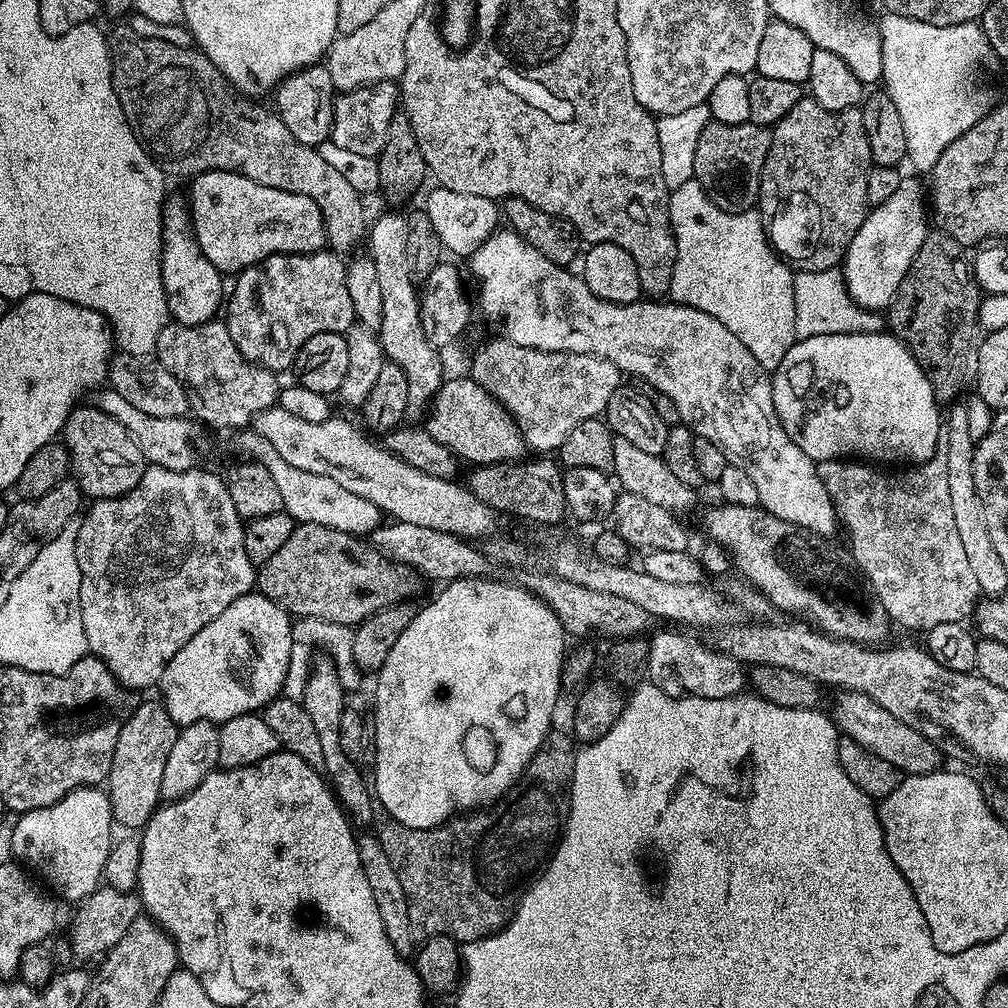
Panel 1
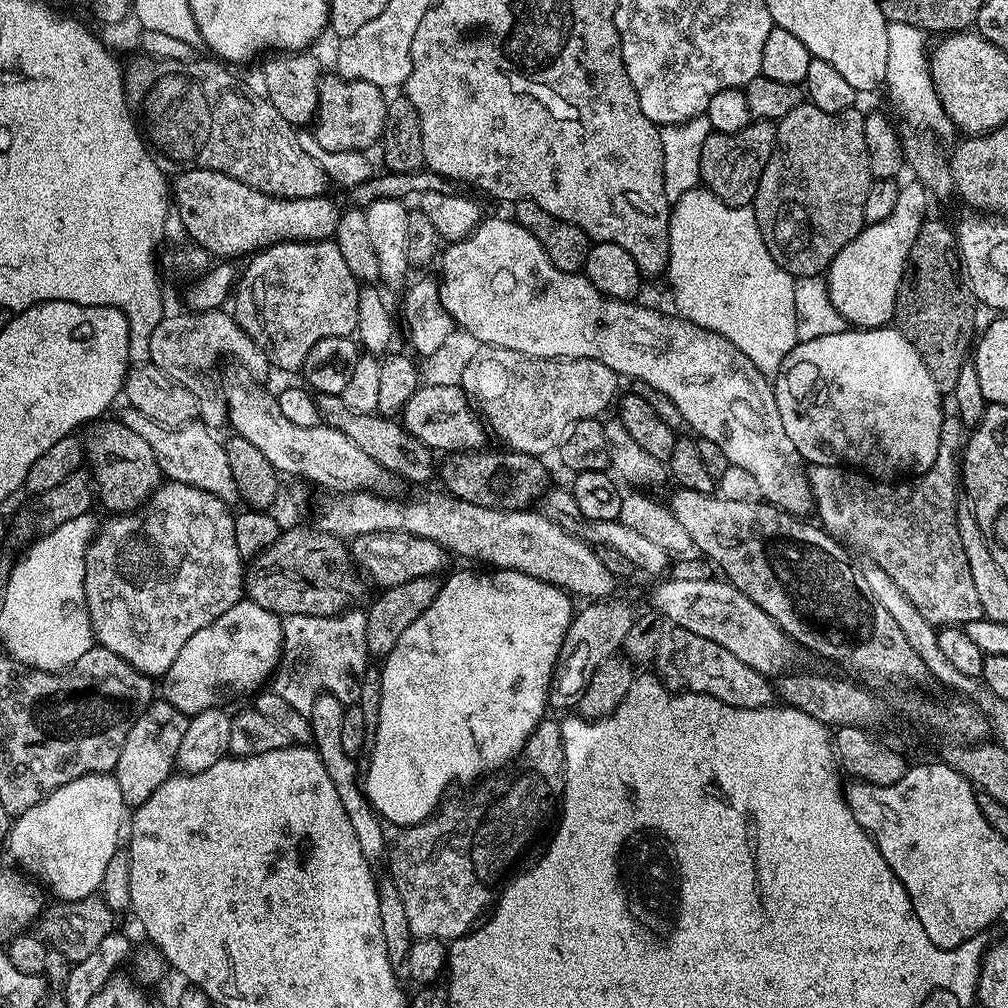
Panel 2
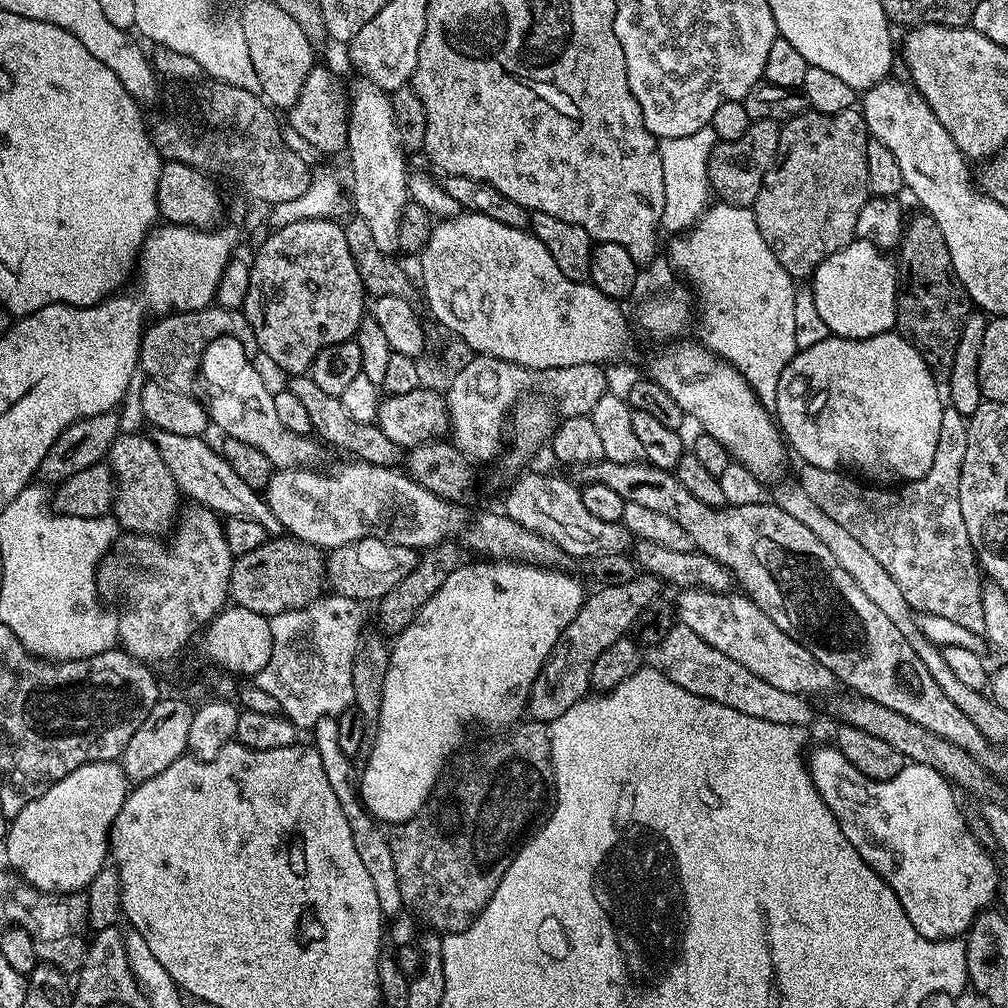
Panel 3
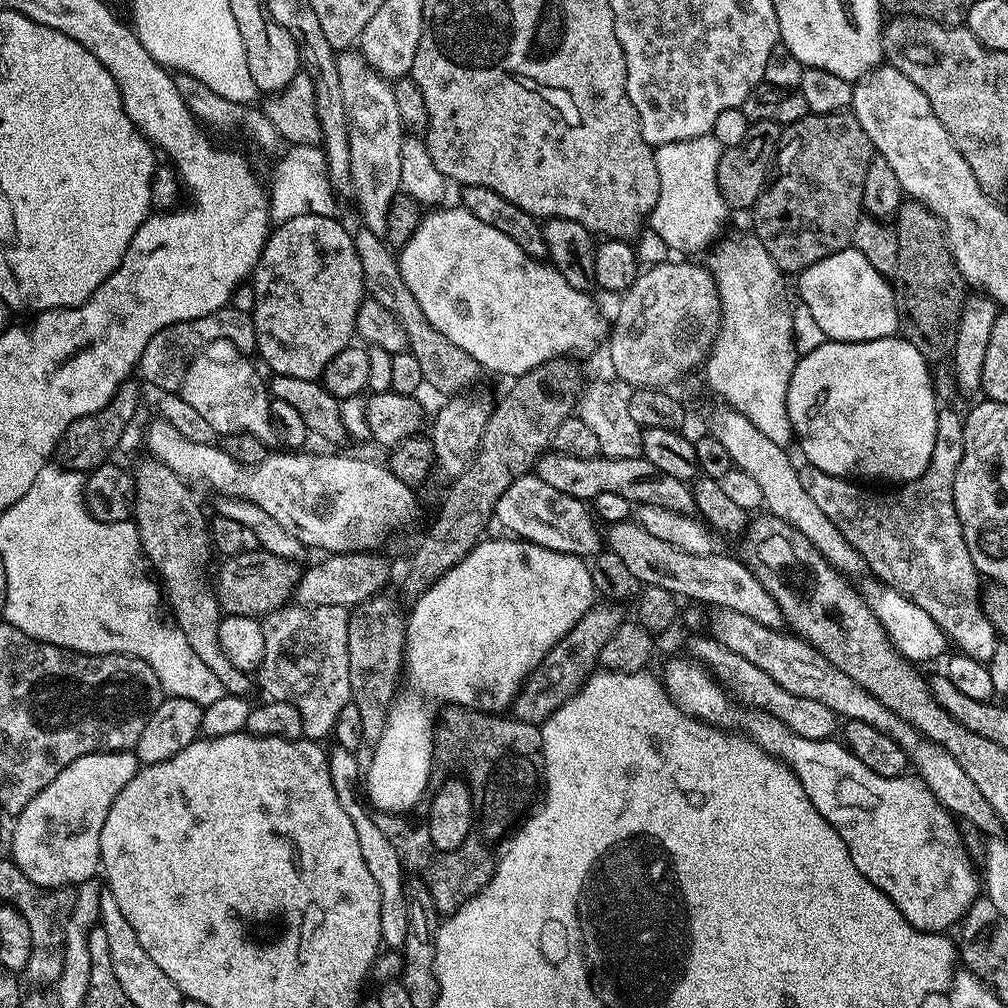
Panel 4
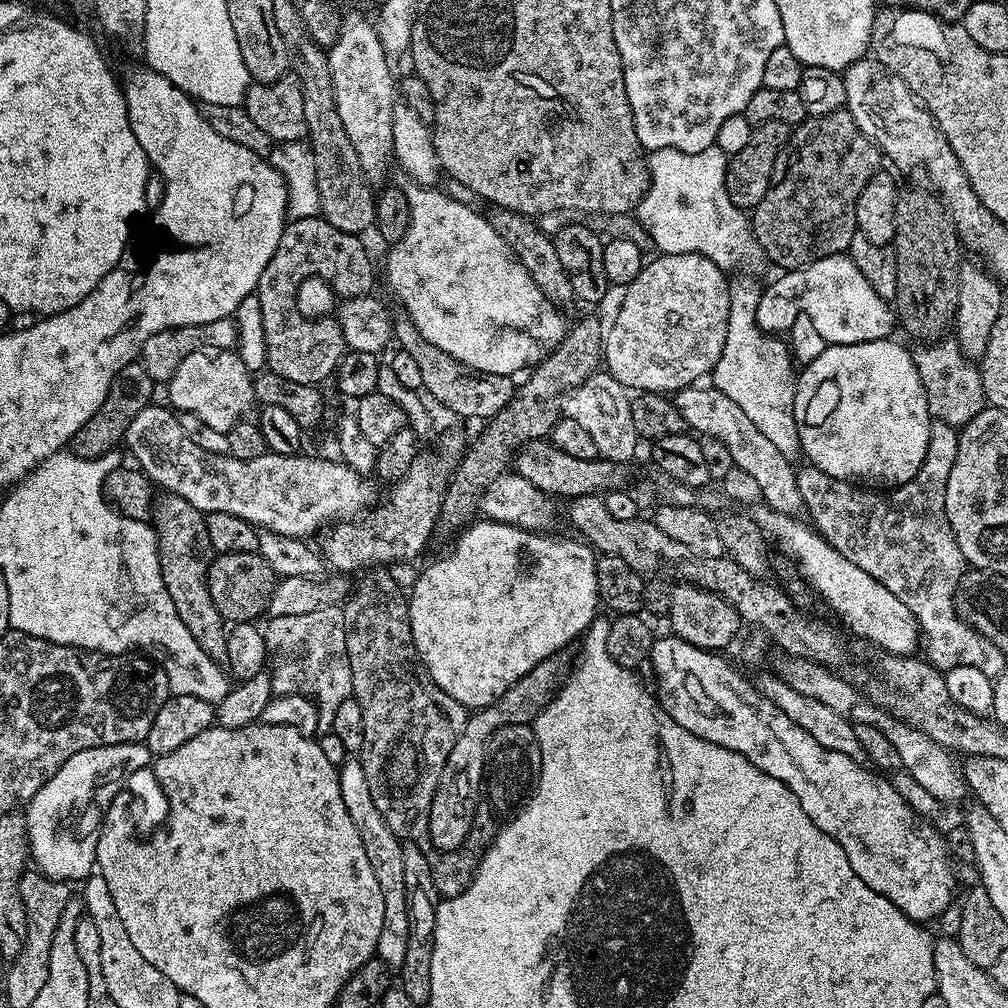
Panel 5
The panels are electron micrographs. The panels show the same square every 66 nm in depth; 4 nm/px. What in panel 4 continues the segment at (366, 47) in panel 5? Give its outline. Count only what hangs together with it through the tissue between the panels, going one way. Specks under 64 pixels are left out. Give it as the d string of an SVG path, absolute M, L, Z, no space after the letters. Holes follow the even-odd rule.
M359 50L341 51L337 55L336 65L338 66L338 82L342 86L342 102L348 119L352 192L360 203L360 216L364 219L363 227L369 232L387 237L390 206L401 191L402 142L406 139L406 129L398 114L398 102L394 102L392 84L378 75Z

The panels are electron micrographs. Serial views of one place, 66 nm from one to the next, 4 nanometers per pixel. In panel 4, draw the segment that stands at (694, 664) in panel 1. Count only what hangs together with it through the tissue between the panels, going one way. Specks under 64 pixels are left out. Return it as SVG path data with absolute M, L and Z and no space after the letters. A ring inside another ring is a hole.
M711 635L696 636L688 644L687 655L695 660L697 664L703 664L721 684L724 685L724 691L731 694L741 705L749 708L760 708L766 714L772 714L794 734L802 738L811 740L826 740L833 735L832 732L838 723L838 717L835 712L830 710L830 706L822 706L822 702L814 702L814 698L802 698L799 694L790 694L770 674L758 670L754 662L746 662L742 654L734 654L725 644L720 644Z

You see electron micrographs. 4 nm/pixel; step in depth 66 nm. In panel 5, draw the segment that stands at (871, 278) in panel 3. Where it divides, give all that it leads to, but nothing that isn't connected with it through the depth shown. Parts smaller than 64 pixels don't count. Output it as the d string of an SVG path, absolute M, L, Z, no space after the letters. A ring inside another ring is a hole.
M847 253L818 259L806 267L789 269L780 276L761 289L755 318L764 332L789 333L797 317L804 315L814 323L825 345L856 345L893 335L892 330L896 328L893 307L875 294Z

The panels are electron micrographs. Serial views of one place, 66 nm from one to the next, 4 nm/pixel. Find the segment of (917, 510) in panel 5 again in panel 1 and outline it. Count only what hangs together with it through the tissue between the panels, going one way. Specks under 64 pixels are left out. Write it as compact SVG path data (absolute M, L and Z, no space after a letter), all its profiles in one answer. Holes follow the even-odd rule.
M941 430L938 434L934 455L925 464L907 470L881 470L868 462L849 462L841 458L819 461L816 473L830 494L843 531L844 528L848 531L848 540L852 543L851 557L863 579L872 583L871 595L886 610L889 621L896 623L897 620L904 628L927 630L941 622L967 621L975 613L982 593L974 579L970 561L966 559L950 506L950 485L946 479L946 431Z

